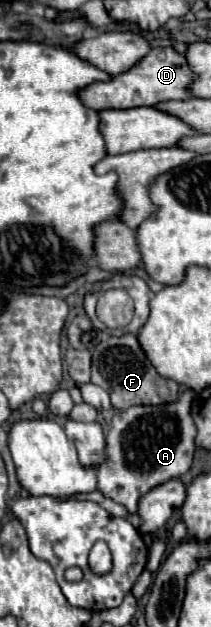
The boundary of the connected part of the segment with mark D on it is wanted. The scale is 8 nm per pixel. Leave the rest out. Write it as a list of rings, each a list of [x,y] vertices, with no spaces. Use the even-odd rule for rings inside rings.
[[[157,47],[139,61],[139,65],[133,65],[127,69],[127,73],[113,75],[111,81],[95,81],[83,89],[79,89],[77,97],[83,101],[83,105],[101,111],[101,109],[131,109],[131,107],[153,107],[161,101],[169,99],[189,99],[189,83],[195,79],[195,73],[187,67],[185,55],[177,53],[171,47]]]

